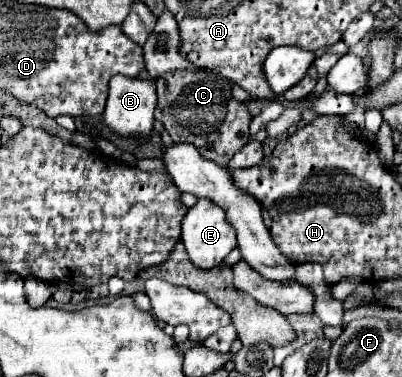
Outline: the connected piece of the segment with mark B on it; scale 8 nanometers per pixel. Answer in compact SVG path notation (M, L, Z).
M114 75L110 79L104 121L112 131L120 135L148 135L154 123L154 109L156 109L156 85L152 79L124 75Z

